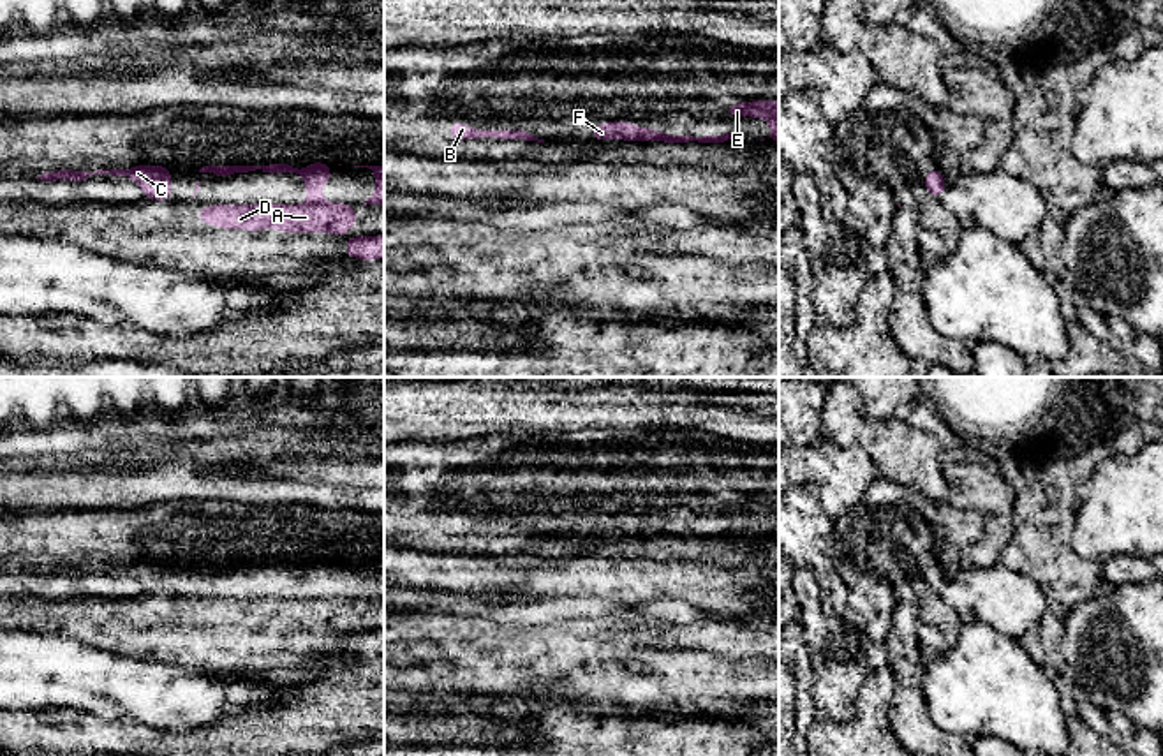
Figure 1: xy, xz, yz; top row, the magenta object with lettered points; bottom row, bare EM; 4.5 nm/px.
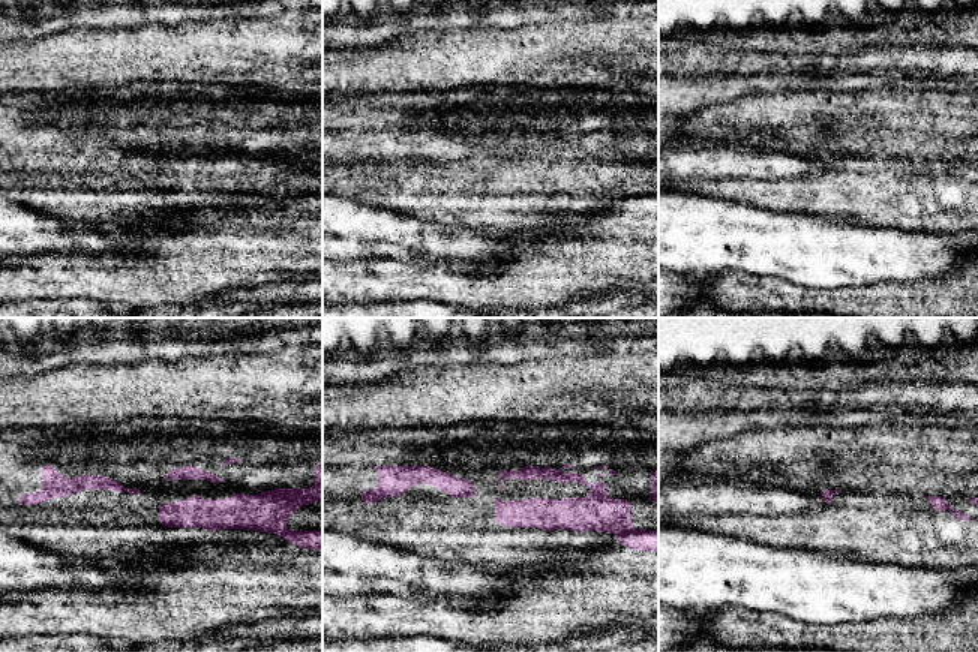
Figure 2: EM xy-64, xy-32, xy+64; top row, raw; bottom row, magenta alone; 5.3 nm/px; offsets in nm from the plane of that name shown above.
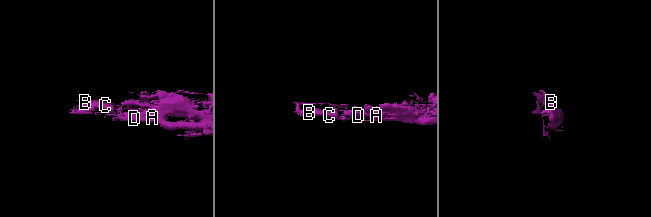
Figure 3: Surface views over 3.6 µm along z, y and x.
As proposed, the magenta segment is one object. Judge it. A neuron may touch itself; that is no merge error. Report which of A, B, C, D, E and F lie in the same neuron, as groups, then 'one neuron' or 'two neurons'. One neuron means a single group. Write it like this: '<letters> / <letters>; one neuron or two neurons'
A B C D E F; one neuron

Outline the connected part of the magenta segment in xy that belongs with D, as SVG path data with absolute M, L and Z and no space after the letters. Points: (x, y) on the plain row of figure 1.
M289 557L270 560L204 560L199 567L213 567L217 573L231 573L236 567L263 564L264 567L298 569L305 574L305 599L211 599L201 601L197 611L203 619L220 624L263 626L266 622L280 624L287 629L317 627L344 631L349 622L358 619L358 610L349 597L328 597L321 590L321 582L333 574L328 557L305 557L310 564L305 566Z

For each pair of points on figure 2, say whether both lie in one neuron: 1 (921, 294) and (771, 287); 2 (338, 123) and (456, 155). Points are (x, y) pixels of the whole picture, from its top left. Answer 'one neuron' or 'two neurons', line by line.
1: one neuron
2: one neuron

